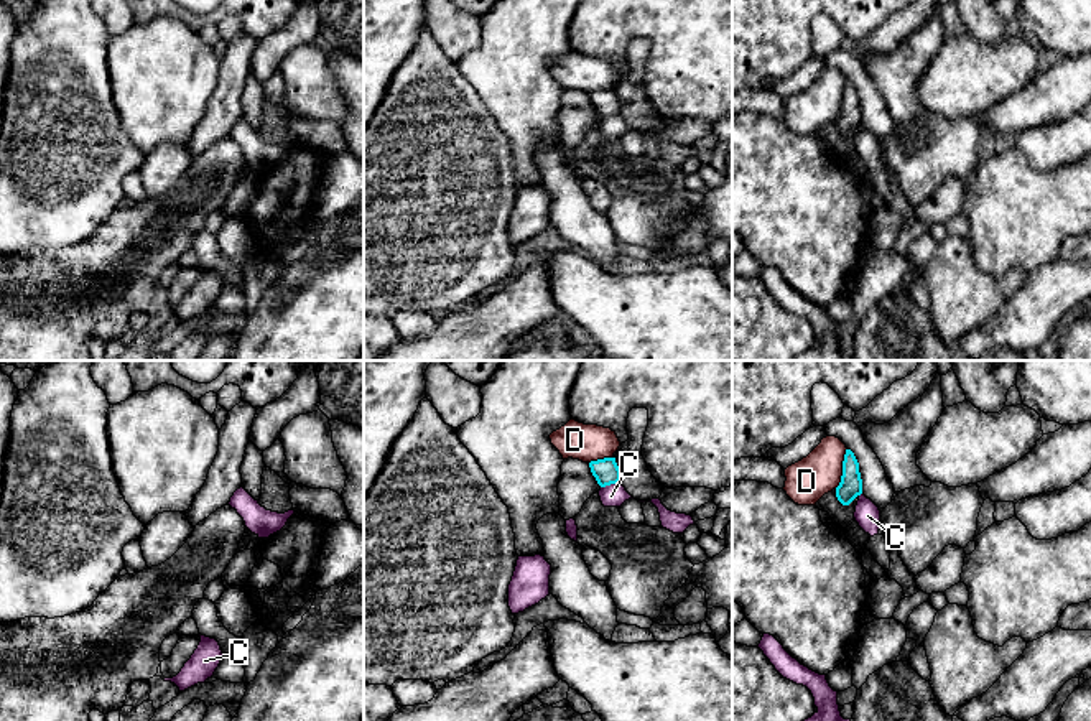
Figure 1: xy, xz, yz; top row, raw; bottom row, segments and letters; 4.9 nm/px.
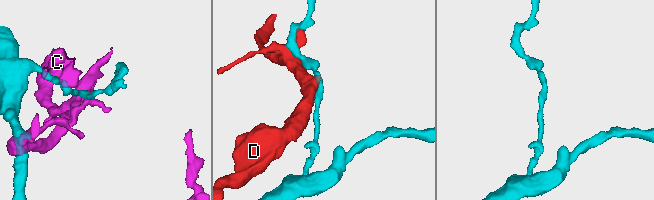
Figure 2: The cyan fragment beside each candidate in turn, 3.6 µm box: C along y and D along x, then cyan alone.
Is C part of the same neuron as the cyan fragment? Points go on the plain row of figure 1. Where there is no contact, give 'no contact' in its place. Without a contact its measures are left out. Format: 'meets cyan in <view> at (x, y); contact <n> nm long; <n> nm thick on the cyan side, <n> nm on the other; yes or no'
meets cyan in xz at (609, 116); contact 90 nm long; 130 nm thick on the cyan side, 110 nm on the other; no

